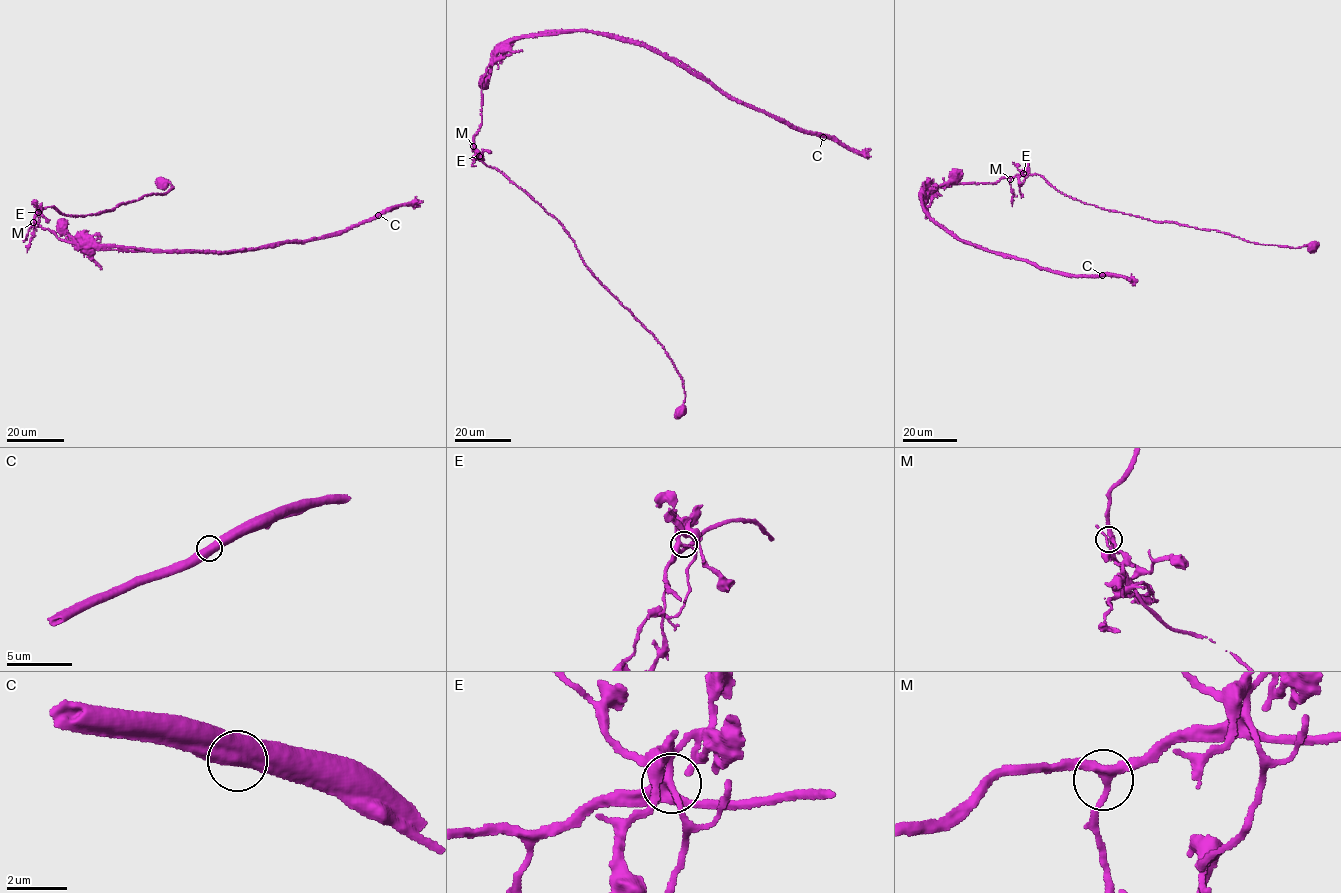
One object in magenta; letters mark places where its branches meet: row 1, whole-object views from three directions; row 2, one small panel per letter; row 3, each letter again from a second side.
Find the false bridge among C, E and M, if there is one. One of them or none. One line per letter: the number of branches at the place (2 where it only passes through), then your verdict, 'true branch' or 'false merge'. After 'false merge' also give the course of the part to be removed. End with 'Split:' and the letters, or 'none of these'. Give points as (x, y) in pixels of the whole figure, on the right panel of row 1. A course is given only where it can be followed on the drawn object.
C: branches 2; false merge; course (1101, 275), (1059, 272), (957, 239), (920, 193), (1040, 175), (1104, 209), (1246, 241), (1317, 245)
E: branches 4; true branch
M: branches 3; true branch
Split: C

